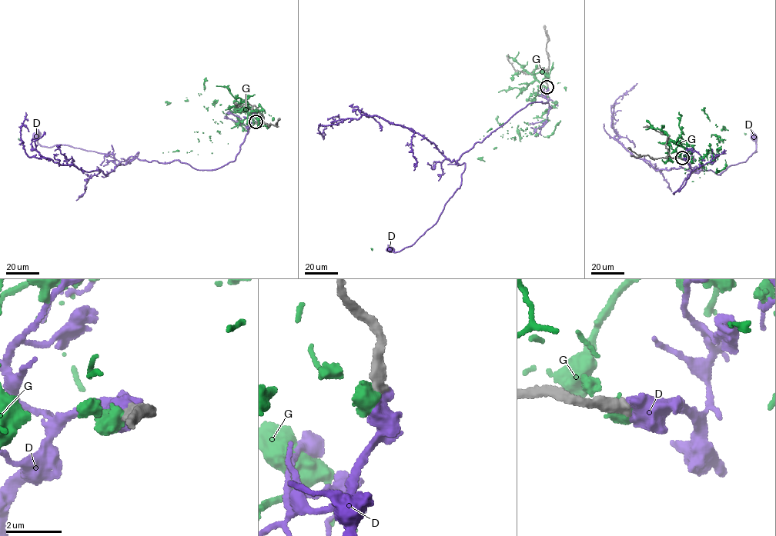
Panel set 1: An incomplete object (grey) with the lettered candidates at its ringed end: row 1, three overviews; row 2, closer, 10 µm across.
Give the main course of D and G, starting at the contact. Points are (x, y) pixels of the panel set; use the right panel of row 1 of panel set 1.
D: (682, 158), (691, 170), (673, 194), (694, 168), (720, 174), (746, 161), (757, 151), (754, 137)
G: (682, 158), (685, 148), (700, 159), (707, 149), (713, 156), (718, 153), (717, 126), (746, 134)

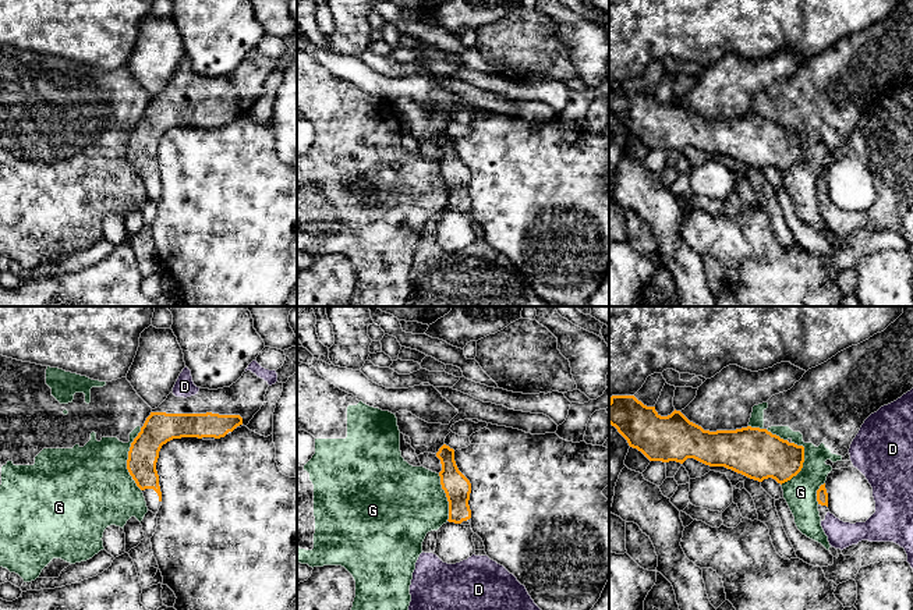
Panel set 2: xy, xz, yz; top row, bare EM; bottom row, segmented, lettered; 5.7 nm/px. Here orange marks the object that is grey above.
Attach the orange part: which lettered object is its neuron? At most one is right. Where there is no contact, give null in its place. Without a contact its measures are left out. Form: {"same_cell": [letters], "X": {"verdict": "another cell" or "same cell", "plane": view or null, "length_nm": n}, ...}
{"same_cell": ["D"], "D": {"verdict": "same cell", "plane": null}, "G": {"verdict": "another cell", "plane": "xy", "length_nm": 360}}

